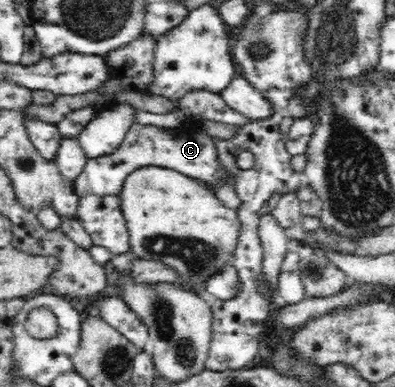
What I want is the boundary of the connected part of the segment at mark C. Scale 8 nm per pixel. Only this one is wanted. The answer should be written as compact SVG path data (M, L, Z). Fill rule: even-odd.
M187 120L185 126L170 130L155 125L133 123L127 131L124 142L113 154L87 160L83 174L71 184L75 194L79 198L90 194L118 196L122 182L130 172L151 165L181 171L181 174L199 179L208 186L213 186L219 180L231 182L232 178L220 169L214 147L216 139L209 136L197 123Z

